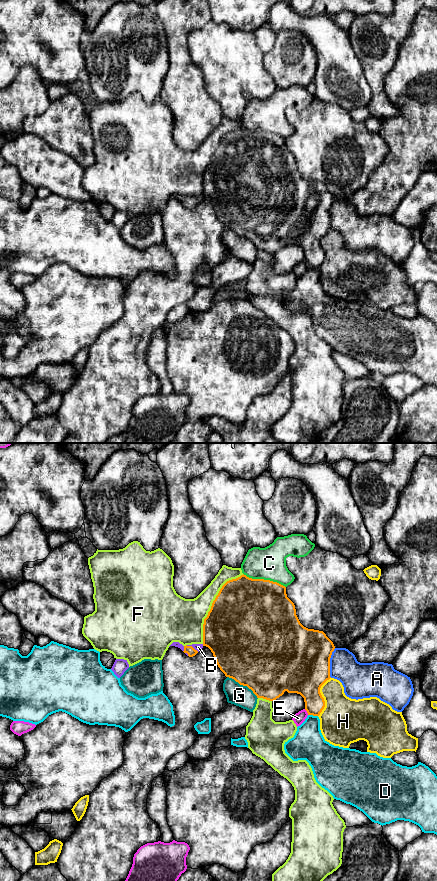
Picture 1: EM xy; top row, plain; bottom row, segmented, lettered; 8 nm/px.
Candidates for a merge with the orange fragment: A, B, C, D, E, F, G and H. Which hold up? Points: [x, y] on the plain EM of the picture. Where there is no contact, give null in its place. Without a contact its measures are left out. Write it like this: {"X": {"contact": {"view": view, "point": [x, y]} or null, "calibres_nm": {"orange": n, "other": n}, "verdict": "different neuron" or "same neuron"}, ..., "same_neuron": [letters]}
{"A": {"contact": {"view": "xy", "point": [329, 215]}, "calibres_nm": {"orange": 500, "other": 260}, "verdict": "different neuron"}, "B": {"contact": {"view": "xy", "point": [191, 198]}, "calibres_nm": {"orange": 70, "other": 60}, "verdict": "same neuron"}, "C": {"contact": {"view": "xy", "point": [263, 131]}, "calibres_nm": {"orange": 500, "other": 260}, "verdict": "different neuron"}, "D": {"contact": {"view": "xy", "point": [313, 267]}, "calibres_nm": {"orange": 200, "other": 260}, "verdict": "different neuron"}, "E": {"contact": {"view": "xy", "point": [307, 264]}, "calibres_nm": {"orange": 240, "other": 90}, "verdict": "different neuron"}, "F": {"contact": {"view": "xy", "point": [212, 156]}, "calibres_nm": {"orange": 500, "other": 300}, "verdict": "different neuron"}, "G": {"contact": {"view": "xy", "point": [243, 237]}, "calibres_nm": {"orange": 500, "other": 170}, "verdict": "different neuron"}, "H": {"contact": {"view": "xy", "point": [322, 249]}, "calibres_nm": {"orange": 360, "other": 380}, "verdict": "different neuron"}, "same_neuron": ["B"]}

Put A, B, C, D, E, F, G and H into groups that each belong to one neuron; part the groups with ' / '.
A / B / C / D / E / F / G / H

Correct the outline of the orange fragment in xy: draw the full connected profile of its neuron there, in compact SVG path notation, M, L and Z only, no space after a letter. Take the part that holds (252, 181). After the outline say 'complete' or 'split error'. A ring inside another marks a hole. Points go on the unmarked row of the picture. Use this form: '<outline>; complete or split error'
M244 126L241 127L240 129L236 130L236 131L232 131L232 132L227 133L222 138L222 140L220 141L218 147L216 148L215 152L212 155L211 161L208 164L207 169L204 171L204 176L203 176L203 198L206 198L206 199L208 199L211 202L211 204L213 205L213 208L214 208L214 210L216 212L216 215L217 215L218 219L225 226L226 229L234 231L240 237L247 238L249 241L251 241L253 243L253 245L257 248L257 250L263 250L263 251L266 251L266 252L269 252L269 253L274 253L277 250L279 250L280 248L282 248L285 243L287 243L288 245L300 246L304 250L305 262L307 263L308 267L319 268L320 265L322 264L322 262L324 261L325 253L324 253L324 250L322 249L322 247L320 245L320 240L327 232L329 232L331 230L330 229L330 210L331 210L332 204L335 201L335 198L334 198L333 194L326 188L326 186L323 183L314 182L314 181L308 181L308 180L304 179L300 175L300 173L299 173L299 171L298 171L298 169L296 167L295 157L287 149L286 139L285 138L283 138L283 137L277 135L277 134L270 133L270 132L252 131L252 130L247 129Z; complete

